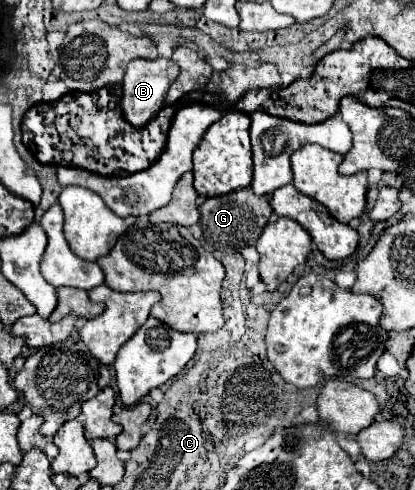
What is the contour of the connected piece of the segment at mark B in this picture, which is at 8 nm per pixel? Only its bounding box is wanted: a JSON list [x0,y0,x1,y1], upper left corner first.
[123,58,179,128]

